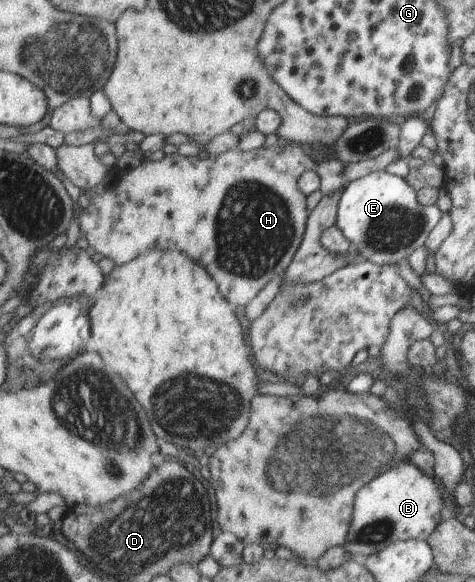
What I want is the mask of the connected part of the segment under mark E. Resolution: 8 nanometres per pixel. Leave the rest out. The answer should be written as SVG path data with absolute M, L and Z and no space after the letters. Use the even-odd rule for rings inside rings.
M378 170L357 180L351 181L344 189L337 213L337 226L344 235L354 243L359 251L360 260L370 260L380 265L398 264L398 261L410 257L416 249L420 249L432 229L438 225L442 211L438 205L425 206L418 200L418 192L408 183L406 178Z

